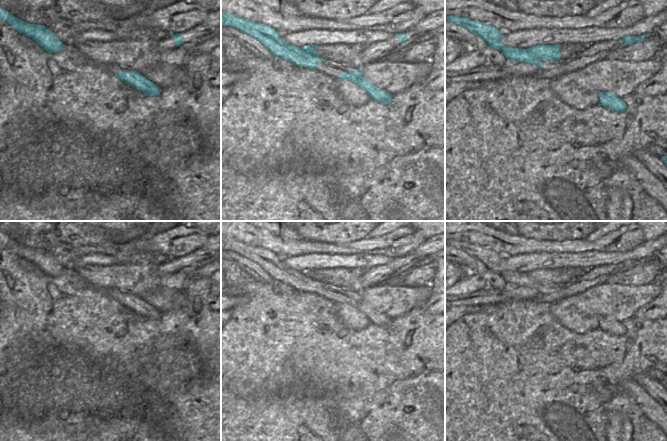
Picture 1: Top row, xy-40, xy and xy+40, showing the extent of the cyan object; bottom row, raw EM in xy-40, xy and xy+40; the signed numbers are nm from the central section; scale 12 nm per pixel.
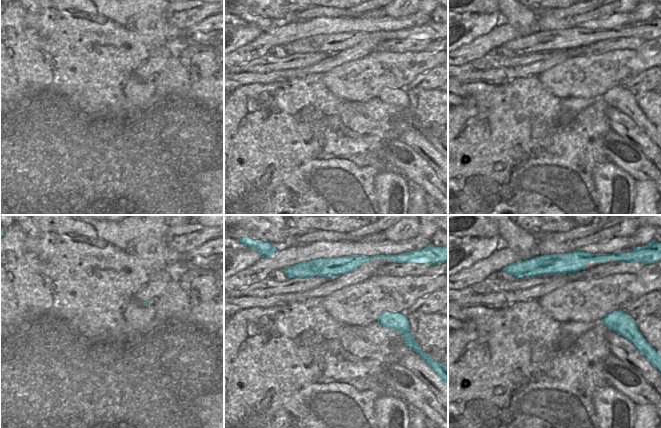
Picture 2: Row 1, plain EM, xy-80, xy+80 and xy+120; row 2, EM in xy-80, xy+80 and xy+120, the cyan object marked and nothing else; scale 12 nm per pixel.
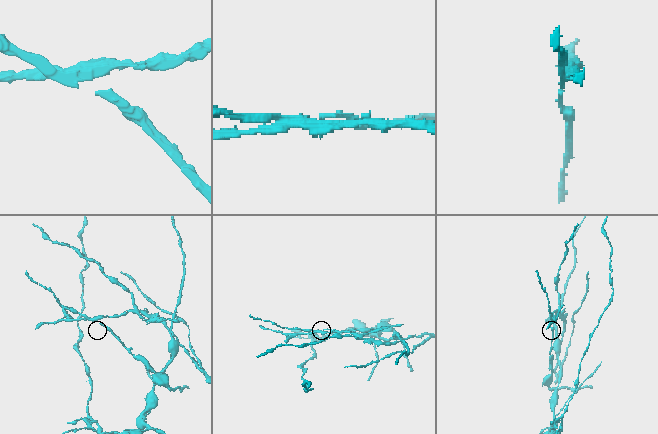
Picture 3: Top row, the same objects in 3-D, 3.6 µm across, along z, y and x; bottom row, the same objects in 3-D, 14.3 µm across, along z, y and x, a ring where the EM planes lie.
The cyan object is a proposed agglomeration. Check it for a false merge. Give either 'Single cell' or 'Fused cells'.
Fused cells.

